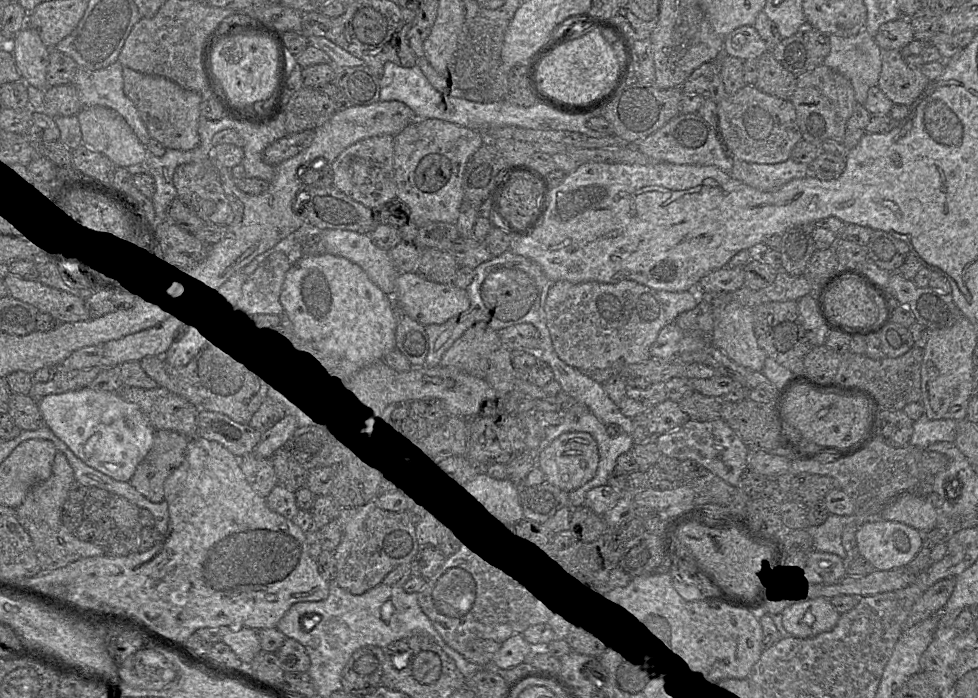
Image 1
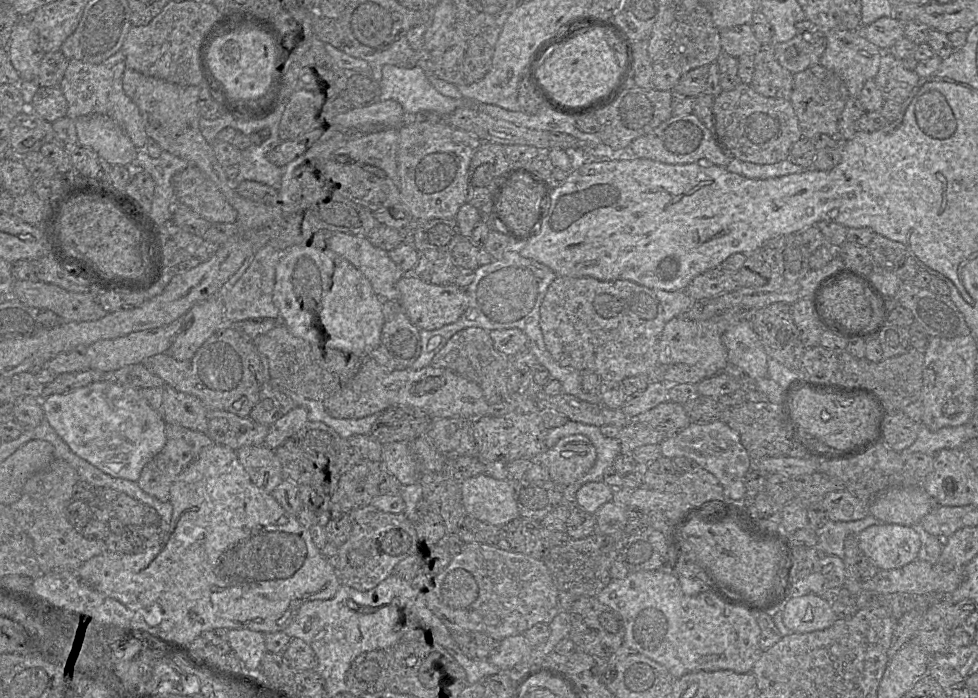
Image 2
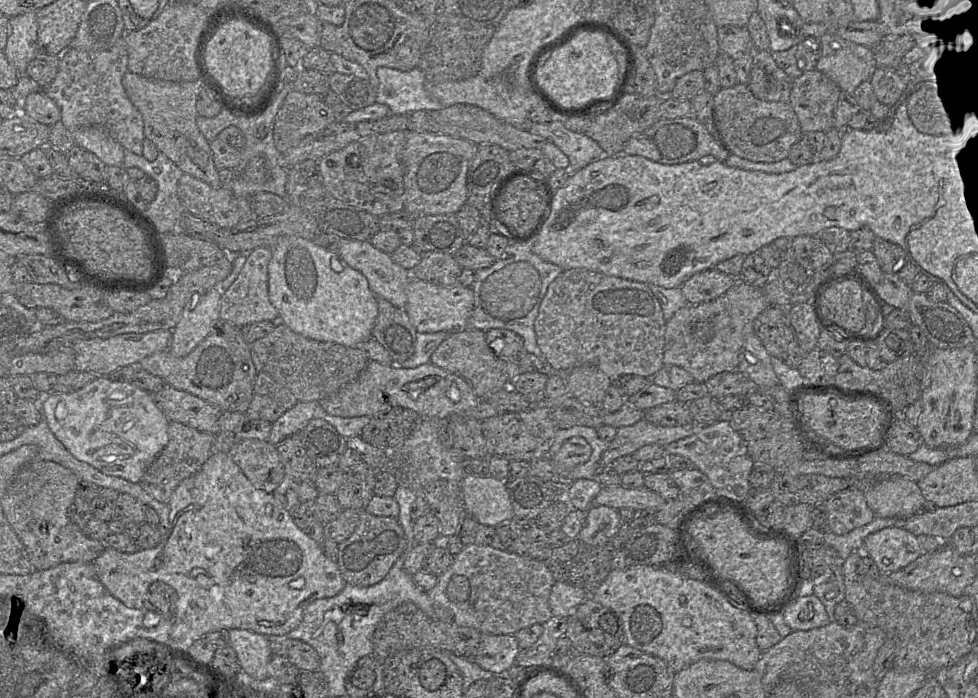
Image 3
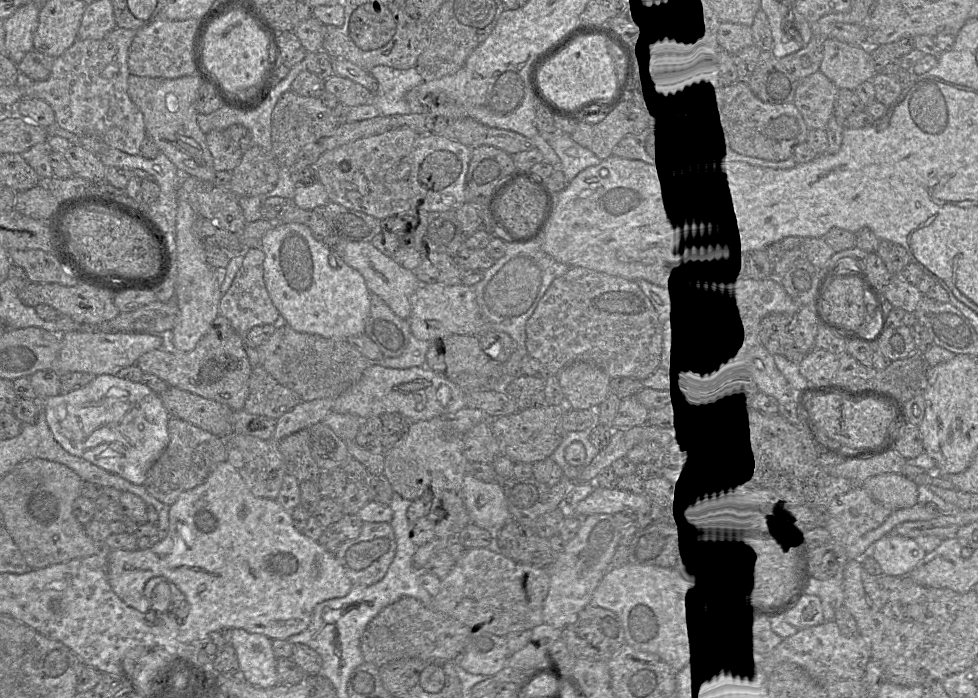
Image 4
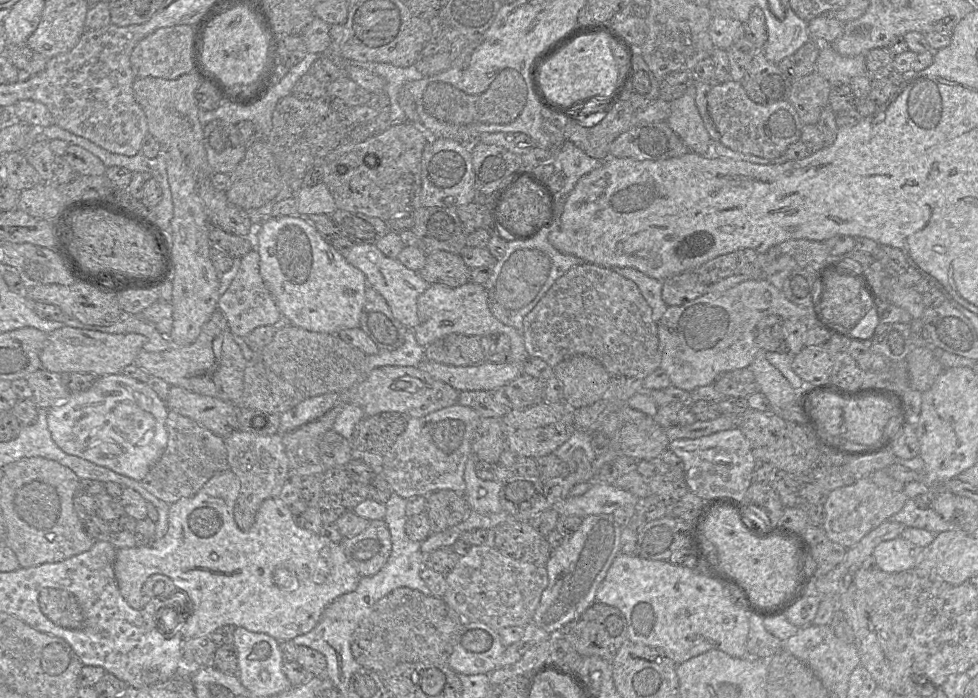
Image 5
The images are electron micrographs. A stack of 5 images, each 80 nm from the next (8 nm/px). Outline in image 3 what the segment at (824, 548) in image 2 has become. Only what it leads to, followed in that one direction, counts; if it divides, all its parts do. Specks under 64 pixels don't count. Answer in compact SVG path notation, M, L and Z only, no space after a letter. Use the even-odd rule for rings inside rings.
M875 517L870 523L855 528L847 534L837 535L831 531L824 532L824 544L835 549L841 559L845 560L853 551L862 551L866 537L874 532L894 525L902 525L907 519Z

